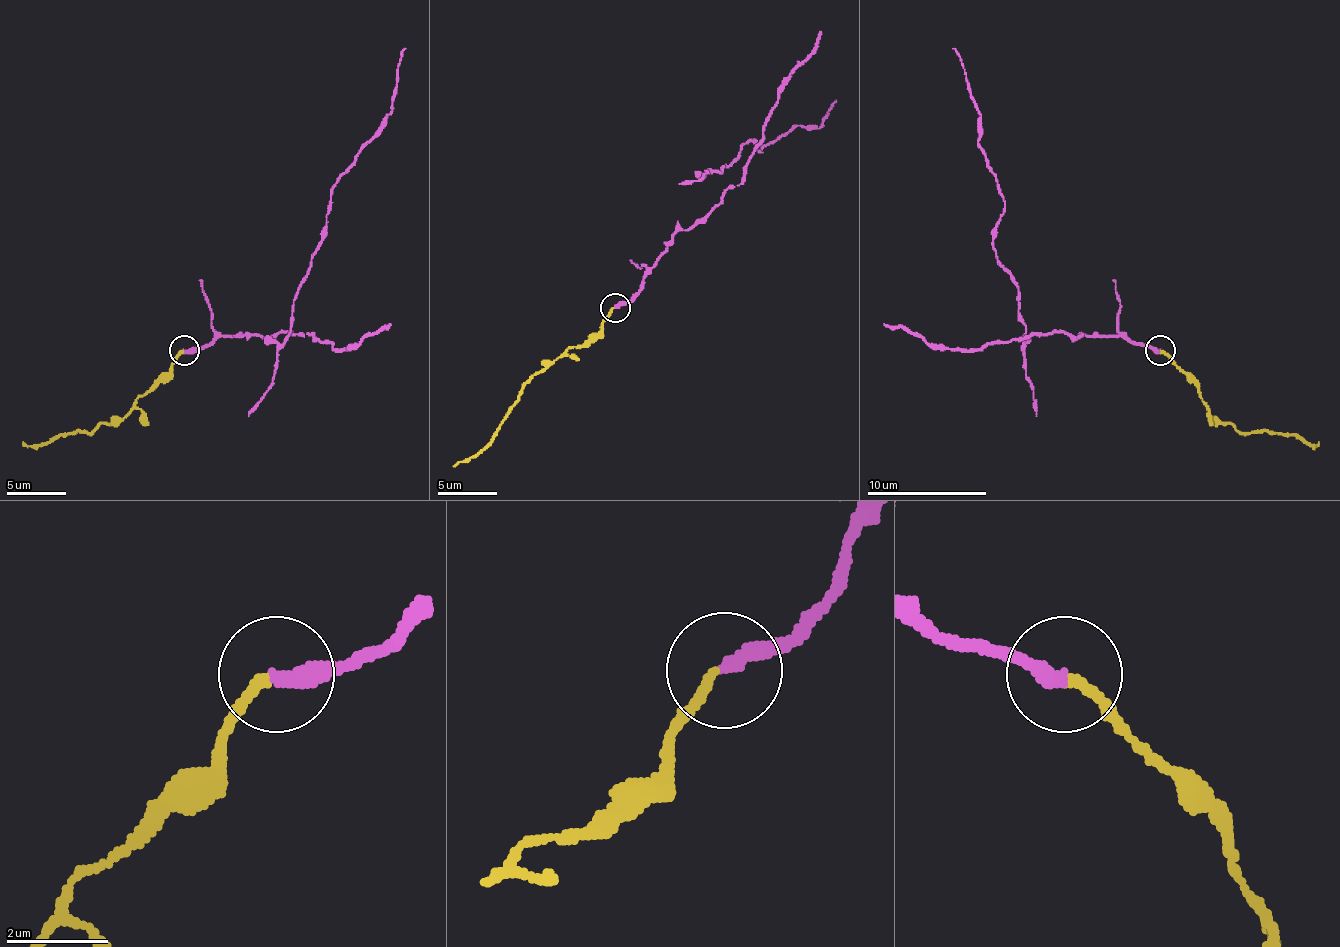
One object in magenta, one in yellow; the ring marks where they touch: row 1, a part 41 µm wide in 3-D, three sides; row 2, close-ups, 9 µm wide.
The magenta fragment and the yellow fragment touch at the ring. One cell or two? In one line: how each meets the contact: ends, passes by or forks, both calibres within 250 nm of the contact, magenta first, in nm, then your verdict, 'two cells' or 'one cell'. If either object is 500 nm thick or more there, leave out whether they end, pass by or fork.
magenta ends; yellow ends; calibres 320 and 180 nm; one cell

